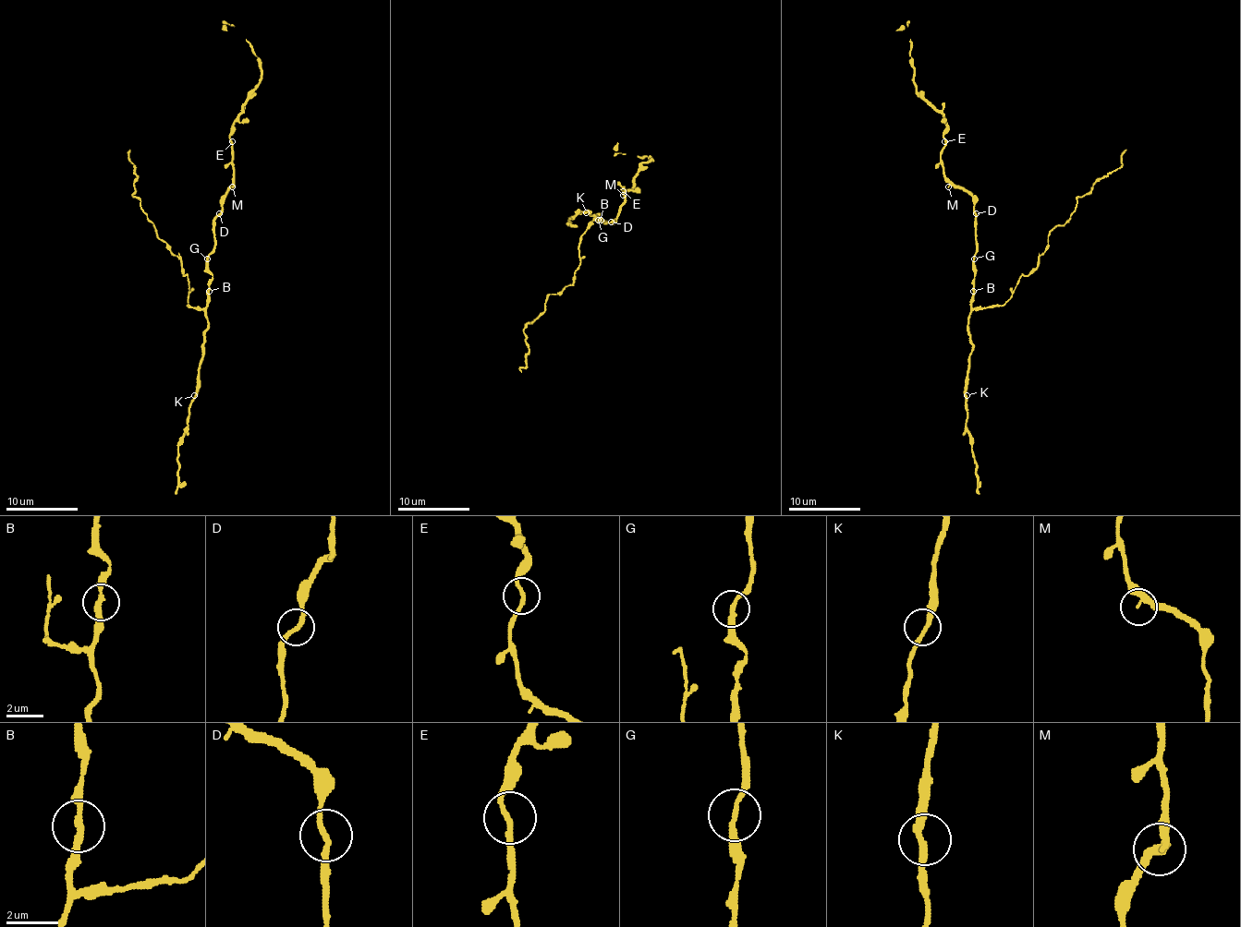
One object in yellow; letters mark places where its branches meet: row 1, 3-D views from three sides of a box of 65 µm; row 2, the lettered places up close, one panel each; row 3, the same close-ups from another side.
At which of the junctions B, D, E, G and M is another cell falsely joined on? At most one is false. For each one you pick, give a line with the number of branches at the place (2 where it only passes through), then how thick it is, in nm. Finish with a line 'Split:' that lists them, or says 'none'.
Split: none

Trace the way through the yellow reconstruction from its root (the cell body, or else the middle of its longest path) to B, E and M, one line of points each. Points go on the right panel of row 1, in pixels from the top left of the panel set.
B: (974, 264), (974, 291)
E: (974, 264), (974, 199), (944, 175), (942, 162), (944, 141)
M: (974, 264), (974, 199), (961, 188), (948, 186)

